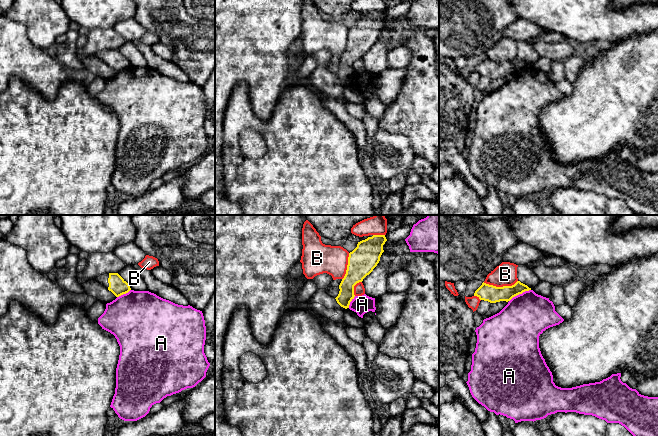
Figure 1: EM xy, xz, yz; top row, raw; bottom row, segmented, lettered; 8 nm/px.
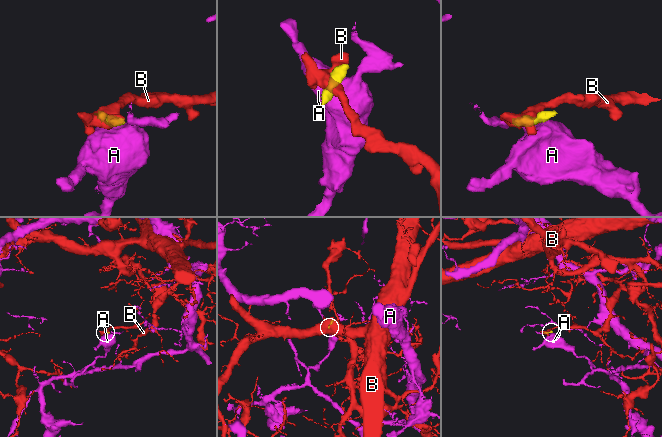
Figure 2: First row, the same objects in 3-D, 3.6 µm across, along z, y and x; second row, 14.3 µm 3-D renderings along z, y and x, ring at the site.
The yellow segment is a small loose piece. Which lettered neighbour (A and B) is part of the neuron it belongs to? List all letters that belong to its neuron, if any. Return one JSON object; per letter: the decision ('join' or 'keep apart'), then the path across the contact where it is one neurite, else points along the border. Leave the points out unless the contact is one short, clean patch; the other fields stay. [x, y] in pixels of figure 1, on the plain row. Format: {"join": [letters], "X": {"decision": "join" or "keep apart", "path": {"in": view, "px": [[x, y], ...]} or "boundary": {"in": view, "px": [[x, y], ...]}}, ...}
{"join": [], "A": {"decision": "keep apart", "boundary": {"in": "yz", "px": [[530, 65], [515, 71], [509, 77]]}}, "B": {"decision": "keep apart"}}

